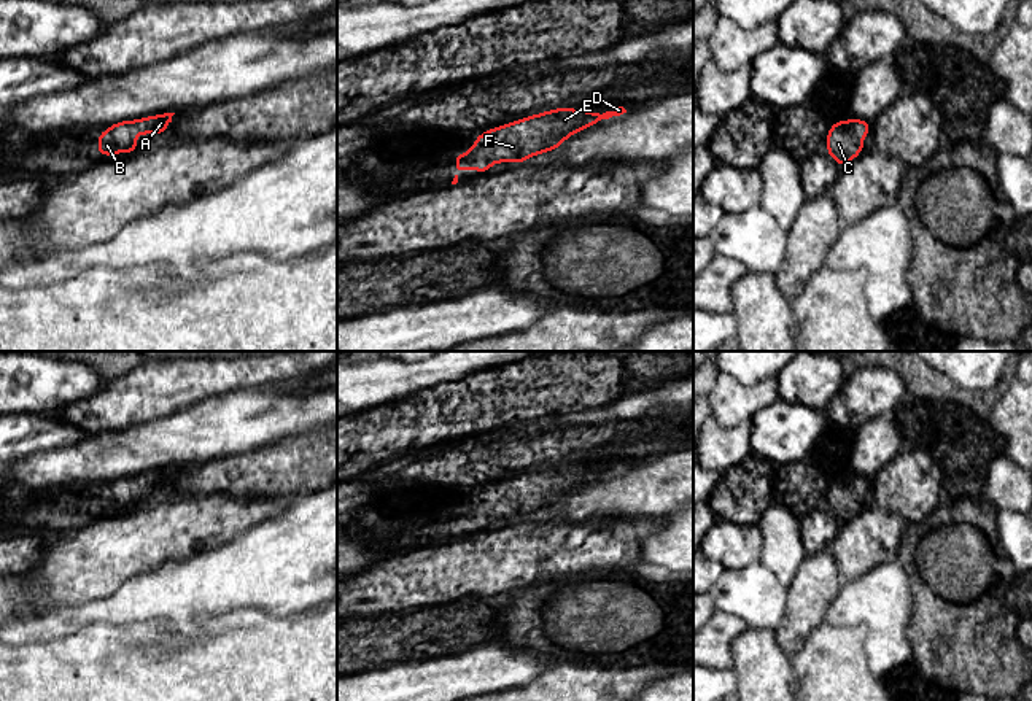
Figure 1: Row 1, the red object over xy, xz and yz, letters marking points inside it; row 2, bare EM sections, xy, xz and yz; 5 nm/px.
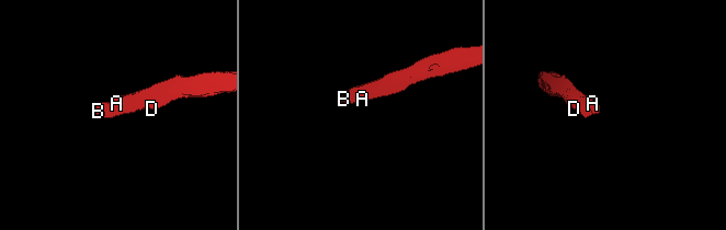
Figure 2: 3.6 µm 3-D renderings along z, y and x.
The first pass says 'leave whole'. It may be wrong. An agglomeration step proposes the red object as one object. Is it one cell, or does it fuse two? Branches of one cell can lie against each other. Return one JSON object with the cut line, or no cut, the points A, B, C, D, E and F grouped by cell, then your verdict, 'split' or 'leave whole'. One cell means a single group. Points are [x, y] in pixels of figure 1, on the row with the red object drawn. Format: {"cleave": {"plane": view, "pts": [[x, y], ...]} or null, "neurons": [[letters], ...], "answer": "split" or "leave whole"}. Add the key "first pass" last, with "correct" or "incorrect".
{"cleave": null, "neurons": [["A", "B", "C", "D", "E", "F"]], "answer": "leave whole", "first pass": "correct"}

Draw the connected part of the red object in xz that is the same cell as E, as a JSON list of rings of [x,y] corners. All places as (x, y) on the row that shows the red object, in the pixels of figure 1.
[[[623,107],[603,114],[558,108],[528,116],[480,134],[466,154],[456,153],[455,172],[477,168],[487,175],[496,162],[525,162],[539,153],[557,149],[568,137],[603,119],[627,113]]]

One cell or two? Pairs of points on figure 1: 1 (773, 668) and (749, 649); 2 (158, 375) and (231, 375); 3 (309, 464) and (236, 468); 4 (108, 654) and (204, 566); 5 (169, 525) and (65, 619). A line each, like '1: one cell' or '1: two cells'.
1: one cell
2: one cell
3: one cell
4: two cells
5: two cells

